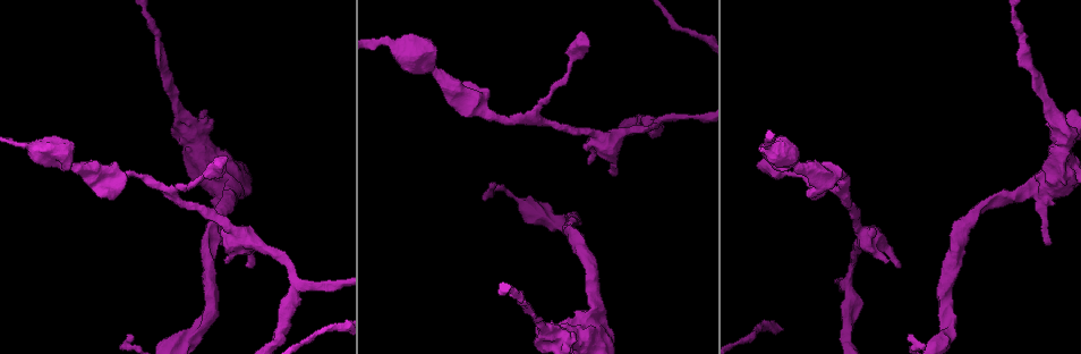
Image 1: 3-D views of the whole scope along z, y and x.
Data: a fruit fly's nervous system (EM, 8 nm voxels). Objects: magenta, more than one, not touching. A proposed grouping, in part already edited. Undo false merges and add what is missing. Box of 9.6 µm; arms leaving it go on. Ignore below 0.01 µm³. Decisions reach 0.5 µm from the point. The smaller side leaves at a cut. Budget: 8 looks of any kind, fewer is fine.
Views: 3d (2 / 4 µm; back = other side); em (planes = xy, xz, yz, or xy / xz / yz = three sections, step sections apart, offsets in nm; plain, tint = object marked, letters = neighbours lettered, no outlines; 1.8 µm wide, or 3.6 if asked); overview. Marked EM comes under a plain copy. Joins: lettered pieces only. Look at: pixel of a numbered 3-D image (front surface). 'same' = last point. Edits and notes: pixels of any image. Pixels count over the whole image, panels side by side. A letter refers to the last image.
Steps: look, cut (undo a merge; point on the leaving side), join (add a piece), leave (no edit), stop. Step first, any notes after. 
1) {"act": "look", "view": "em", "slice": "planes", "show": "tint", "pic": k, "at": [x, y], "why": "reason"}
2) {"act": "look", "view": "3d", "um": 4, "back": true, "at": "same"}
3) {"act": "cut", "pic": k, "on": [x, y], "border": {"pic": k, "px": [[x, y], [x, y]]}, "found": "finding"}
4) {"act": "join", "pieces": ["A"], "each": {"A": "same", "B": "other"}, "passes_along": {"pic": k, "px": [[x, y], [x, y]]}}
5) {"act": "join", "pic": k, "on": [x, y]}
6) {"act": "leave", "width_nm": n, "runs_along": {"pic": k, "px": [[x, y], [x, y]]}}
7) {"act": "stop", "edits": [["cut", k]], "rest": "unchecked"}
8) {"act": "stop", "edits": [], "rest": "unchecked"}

{"act": "look", "view": "3d", "um": 2, "pic": 1, "at": [758, 168], "why": "long arm stops here"}

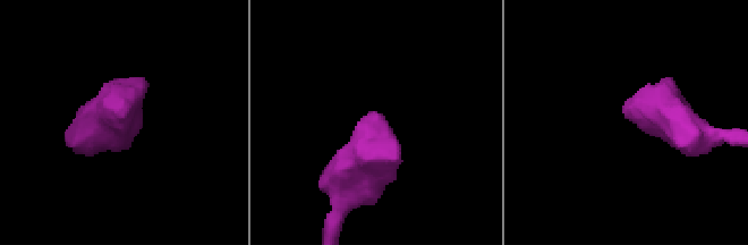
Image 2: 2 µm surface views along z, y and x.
{"act": "look", "view": "em", "slice": "xz", "step": 16, "show": "tint", "pic": 2, "at": [374, 119], "why": "shape alone is not enough"}

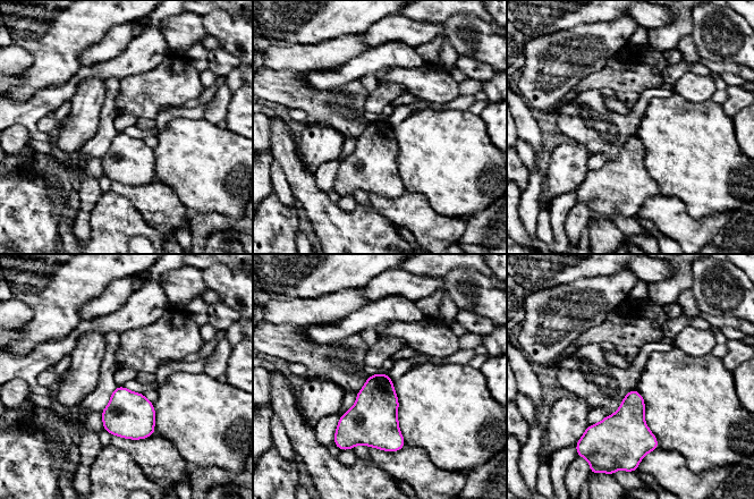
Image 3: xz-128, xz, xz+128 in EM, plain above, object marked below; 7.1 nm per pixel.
{"act": "look", "view": "em", "slice": "planes", "show": "letters", "at": "same"}

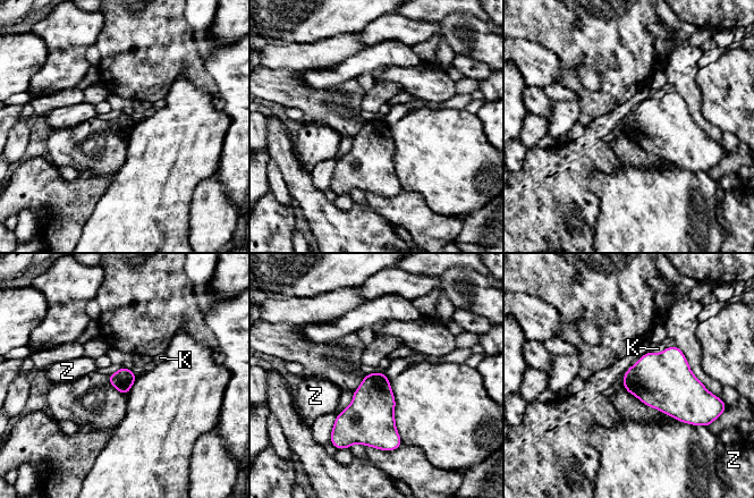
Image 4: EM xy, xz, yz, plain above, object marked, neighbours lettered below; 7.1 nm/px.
{"act": "leave", "each": {"K": "other", "Z": "other"}, "border": {"pic": 4, "px": [[667, 347], [659, 353], [651, 352]]}, "found": "none of them fits"}

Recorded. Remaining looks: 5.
{"act": "look", "view": "3d", "um": 4, "pic": 1, "at": [1059, 129]}

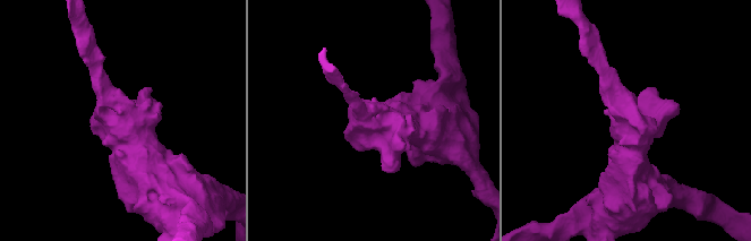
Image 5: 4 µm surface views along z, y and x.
{"act": "look", "view": "em", "um": 3.6, "slice": "xy", "step": 4, "show": "tint", "pic": 5, "at": [369, 122], "why": "now the EM"}

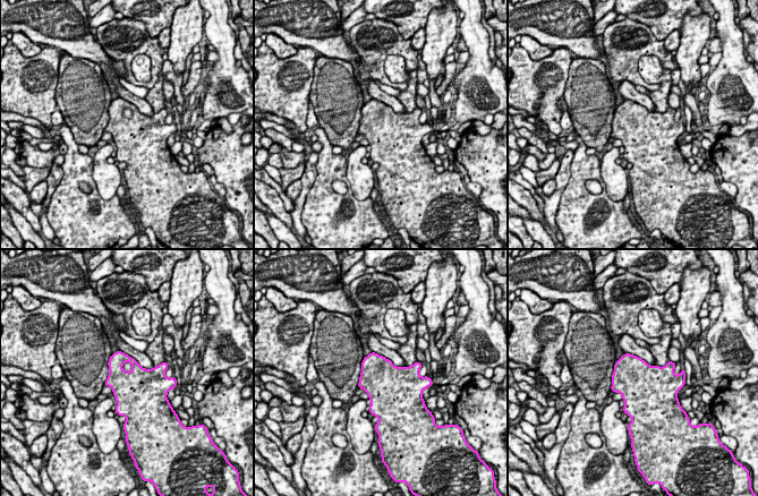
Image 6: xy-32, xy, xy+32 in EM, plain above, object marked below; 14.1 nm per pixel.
{"act": "look", "view": "em", "um": 3.6, "slice": "planes", "show": "letters", "at": "same"}

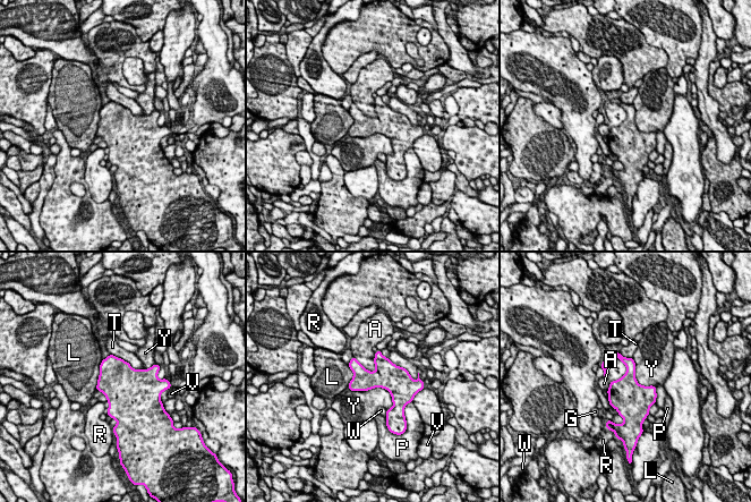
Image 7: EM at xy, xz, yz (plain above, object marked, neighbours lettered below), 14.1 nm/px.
{"act": "leave", "each": {"A": "other", "G": "other", "L": "other", "P": "other", "R": "other", "T": "other", "V": "other", "W": "other", "Y": "other"}, "border": {"pic": 7, "px": [[349, 389], [384, 388], [393, 406]]}, "found": "one neuron here"}

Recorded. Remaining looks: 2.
{"act": "look", "view": "em", "um": 3.6, "slice": "planes", "show": "tint", "pic": 1, "at": [593, 322], "why": "thick turns thin"}

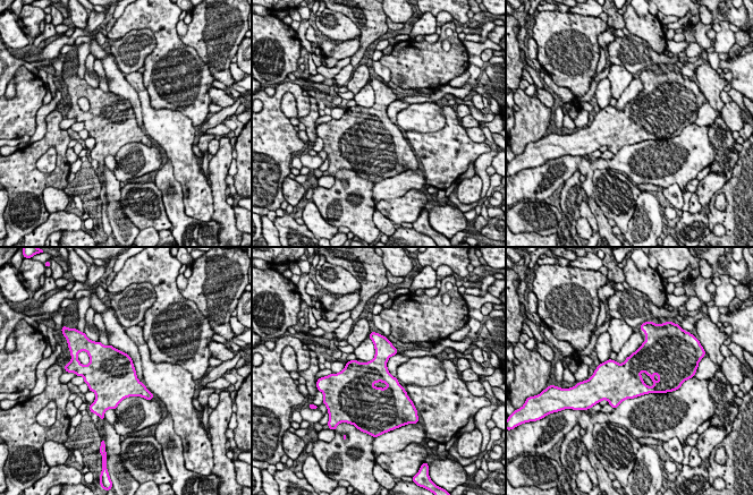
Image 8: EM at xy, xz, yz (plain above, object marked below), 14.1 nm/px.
{"act": "look", "view": "em", "um": 3.6, "slice": "planes", "show": "letters", "at": "same", "why": "see the neighbours"}

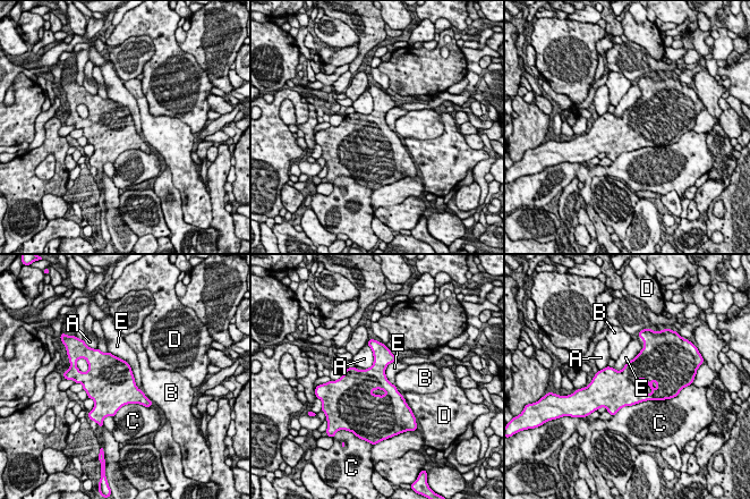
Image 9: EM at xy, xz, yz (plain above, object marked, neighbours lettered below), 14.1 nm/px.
{"act": "leave", "width_nm": 600, "each": {"A": "other", "B": "other", "C": "other", "D": "other", "E": "other"}, "border": {"pic": 9, "px": [[108, 351], [129, 365], [142, 391]]}, "found": "one neuron here"}

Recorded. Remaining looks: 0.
{"act": "stop", "edits": [], "rest": "unchecked"}

